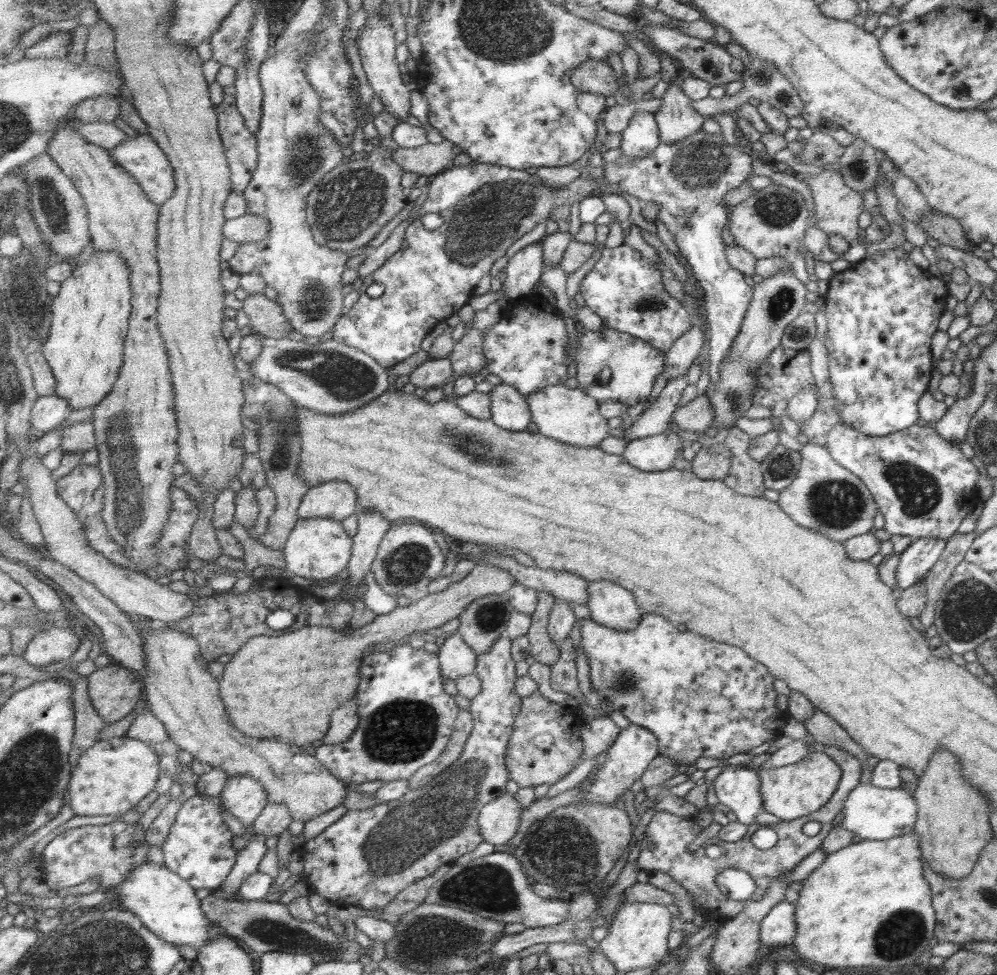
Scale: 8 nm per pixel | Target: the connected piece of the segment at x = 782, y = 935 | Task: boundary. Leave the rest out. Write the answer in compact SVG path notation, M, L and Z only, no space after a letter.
M782 900L762 919L760 940L764 948L792 944L796 929L795 905Z

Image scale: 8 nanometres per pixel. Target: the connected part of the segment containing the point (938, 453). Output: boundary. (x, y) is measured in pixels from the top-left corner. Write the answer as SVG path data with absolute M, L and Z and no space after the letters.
M840 423L829 430L824 448L840 466L855 474L868 488L878 510L884 516L883 529L892 535L900 534L910 536L912 539L928 537L949 539L956 533L956 529L968 512L972 512L981 501L976 491L976 481L980 475L978 468L960 451L958 445L941 437L934 426L914 424L886 436L868 436Z

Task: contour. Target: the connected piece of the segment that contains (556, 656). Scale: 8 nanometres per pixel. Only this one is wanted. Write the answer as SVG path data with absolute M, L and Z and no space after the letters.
M540 592L538 610L533 614L533 625L527 634L531 638L533 655L544 666L553 668L562 658L562 651L549 630L550 613L558 598L551 592Z

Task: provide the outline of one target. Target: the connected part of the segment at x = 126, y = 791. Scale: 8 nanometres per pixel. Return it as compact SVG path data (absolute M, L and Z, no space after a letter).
M126 737L110 738L103 740L92 746L82 756L82 759L75 761L75 770L70 786L71 806L80 816L117 816L126 814L134 810L148 794L156 790L158 778L163 773L161 759L154 747L136 740L135 738Z

